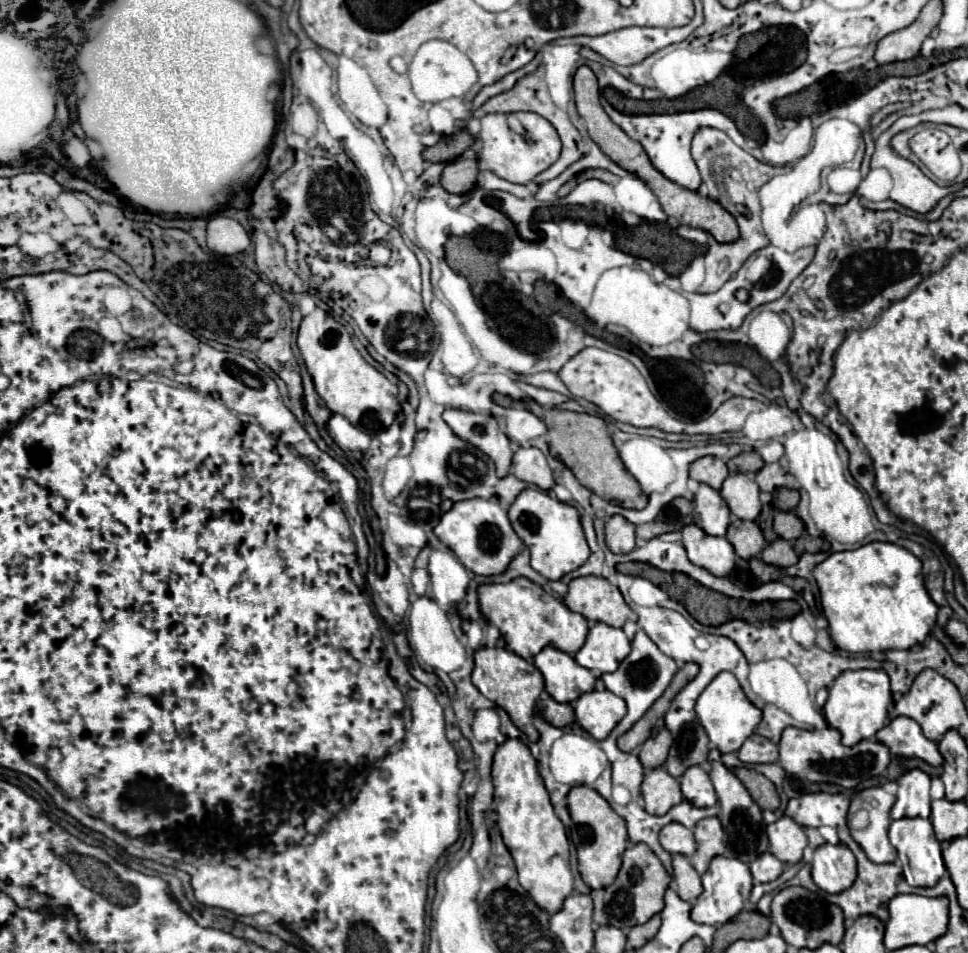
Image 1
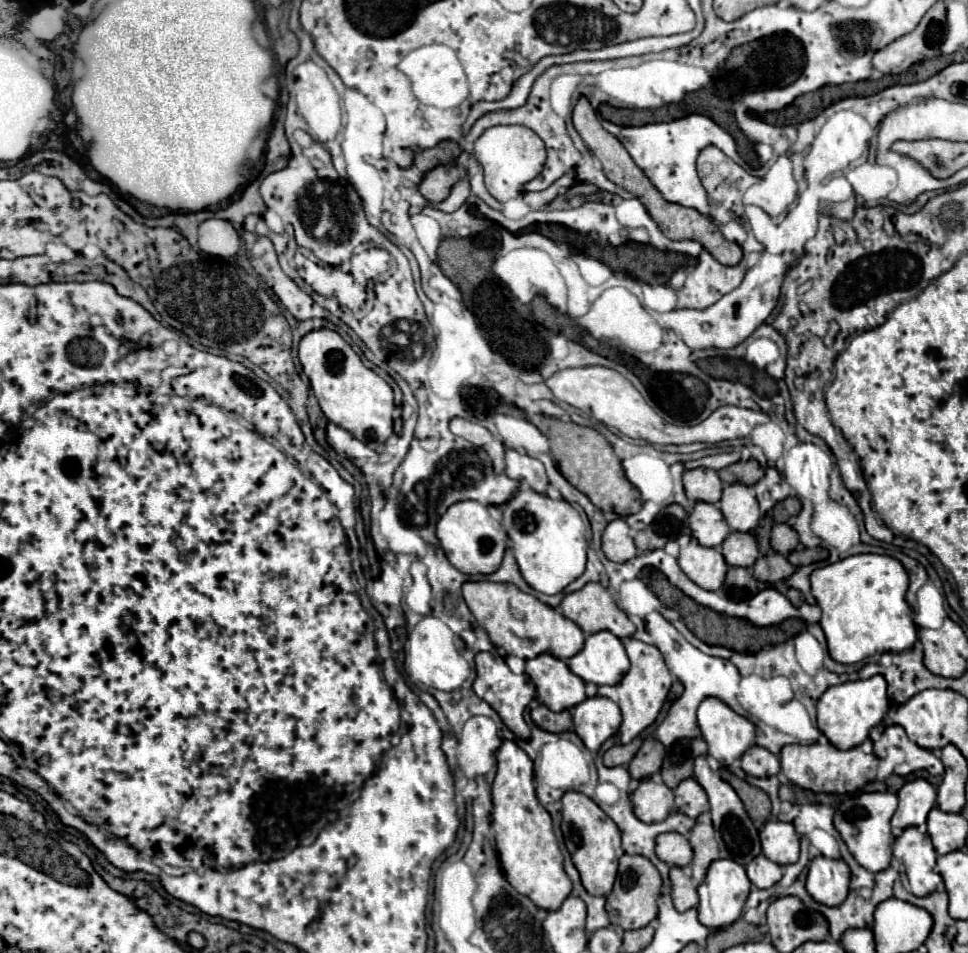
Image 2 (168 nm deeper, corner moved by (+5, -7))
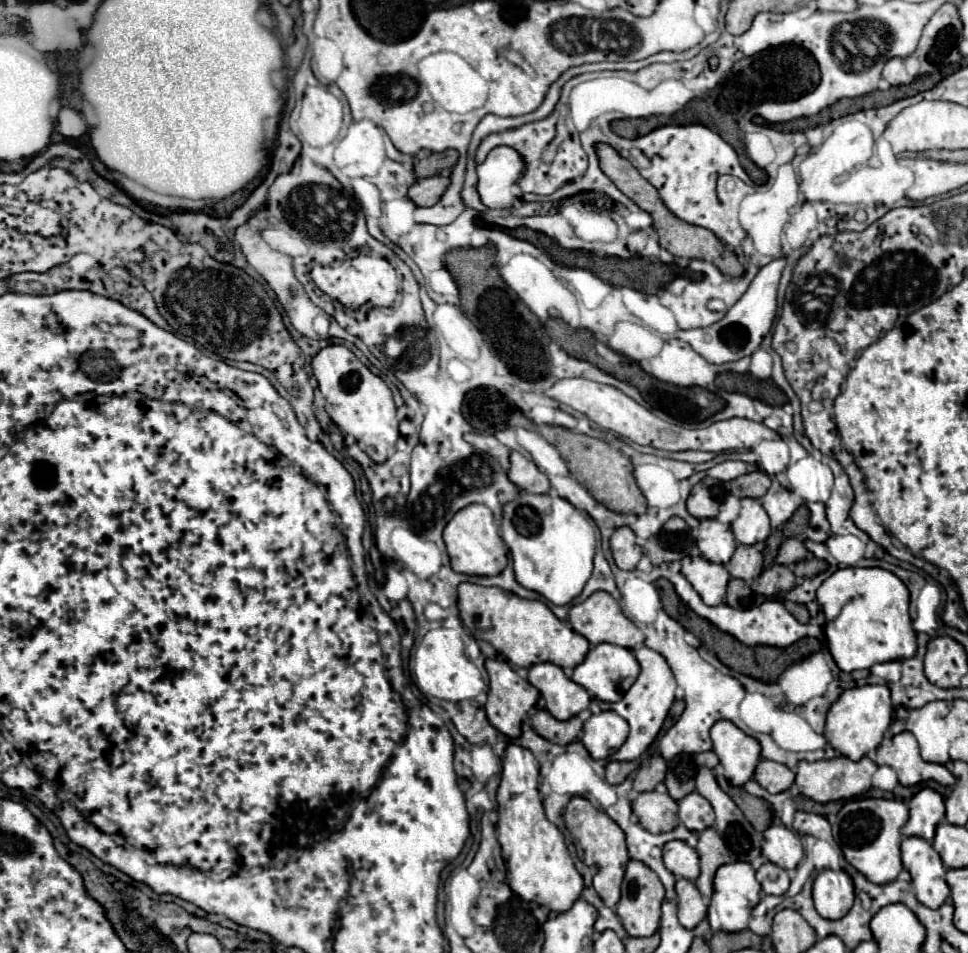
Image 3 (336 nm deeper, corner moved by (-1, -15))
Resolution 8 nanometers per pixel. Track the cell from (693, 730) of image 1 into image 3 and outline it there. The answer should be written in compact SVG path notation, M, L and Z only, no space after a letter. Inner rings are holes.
M713 751L707 753L697 753L697 755L679 755L669 761L667 777L665 777L665 787L669 795L679 801L691 791L695 791L695 775L699 767L709 767L713 769L719 763L717 755Z

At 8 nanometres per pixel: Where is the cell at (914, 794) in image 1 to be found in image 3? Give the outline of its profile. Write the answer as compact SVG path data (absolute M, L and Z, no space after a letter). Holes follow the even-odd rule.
M925 787L909 801L909 821L905 823L901 833L905 837L915 835L925 841L933 841L935 829L943 817L945 817L943 797L937 791Z

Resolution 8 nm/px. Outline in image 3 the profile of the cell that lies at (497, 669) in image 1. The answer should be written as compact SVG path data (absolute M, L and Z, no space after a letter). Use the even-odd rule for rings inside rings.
M497 657L497 659L487 659L485 661L485 669L489 673L489 697L485 703L485 711L487 711L487 719L489 723L501 731L503 735L515 739L521 735L521 721L527 715L529 709L535 707L537 699L539 699L539 691L535 687L531 687L531 683L523 677L519 677L511 665L507 663L505 657Z

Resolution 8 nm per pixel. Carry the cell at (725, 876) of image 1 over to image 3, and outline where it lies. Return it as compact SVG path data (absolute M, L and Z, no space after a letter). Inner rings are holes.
M745 861L727 863L727 865L719 867L719 871L715 873L713 887L715 887L715 891L711 897L711 913L709 913L711 929L729 931L729 933L747 929L751 911L761 901L761 885L755 879L755 869Z

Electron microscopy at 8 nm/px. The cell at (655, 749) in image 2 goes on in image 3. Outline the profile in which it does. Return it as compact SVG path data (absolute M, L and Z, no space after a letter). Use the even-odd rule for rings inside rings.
M663 757L645 759L633 779L633 789L639 793L653 791L665 779L665 771L667 771L667 765L665 765Z

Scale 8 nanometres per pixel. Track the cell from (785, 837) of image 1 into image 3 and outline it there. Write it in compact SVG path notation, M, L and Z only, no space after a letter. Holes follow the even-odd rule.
M771 825L763 833L763 855L767 861L791 871L803 859L803 843L799 833L785 825Z

